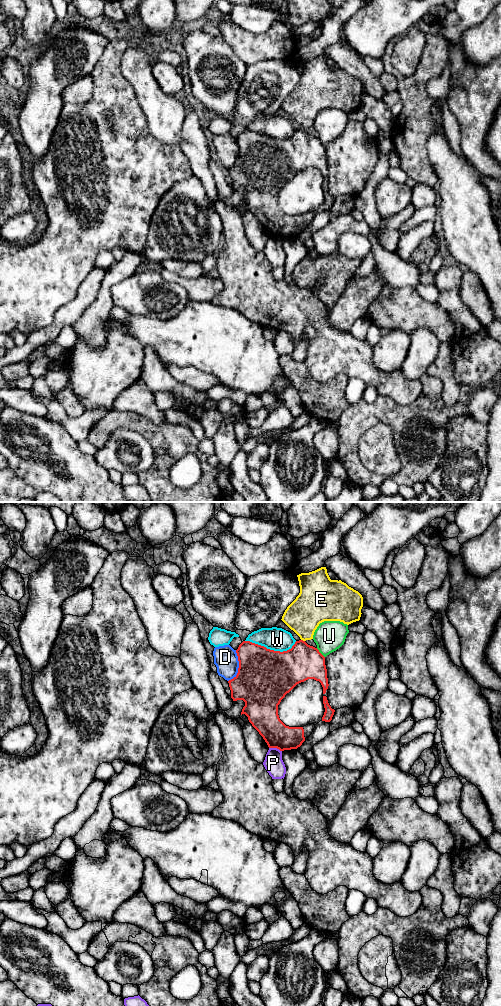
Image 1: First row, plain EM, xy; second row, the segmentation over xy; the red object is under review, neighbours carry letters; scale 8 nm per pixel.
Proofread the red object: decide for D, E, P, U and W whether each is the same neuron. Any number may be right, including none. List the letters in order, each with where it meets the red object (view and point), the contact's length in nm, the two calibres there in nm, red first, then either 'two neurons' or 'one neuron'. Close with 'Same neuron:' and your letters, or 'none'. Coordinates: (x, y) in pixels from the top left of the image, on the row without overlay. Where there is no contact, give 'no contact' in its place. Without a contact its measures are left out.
D: contact xy (239, 154); length 260 nm; calibres 440 and 190 nm; two neurons
E: contact xy (302, 128); length 40 nm; calibres 280 and 280 nm; two neurons
P: contact xy (275, 235); length 110 nm; calibres 220 and 160 nm; two neurons
U: contact xy (320, 141); length 100 nm; calibres 280 and 240 nm; two neurons
W: contact xy (271, 138); length 420 nm; calibres 440 and 190 nm; two neurons
Same neuron: none

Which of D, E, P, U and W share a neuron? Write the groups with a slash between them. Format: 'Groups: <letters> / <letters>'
Groups: D / E / P / U / W

